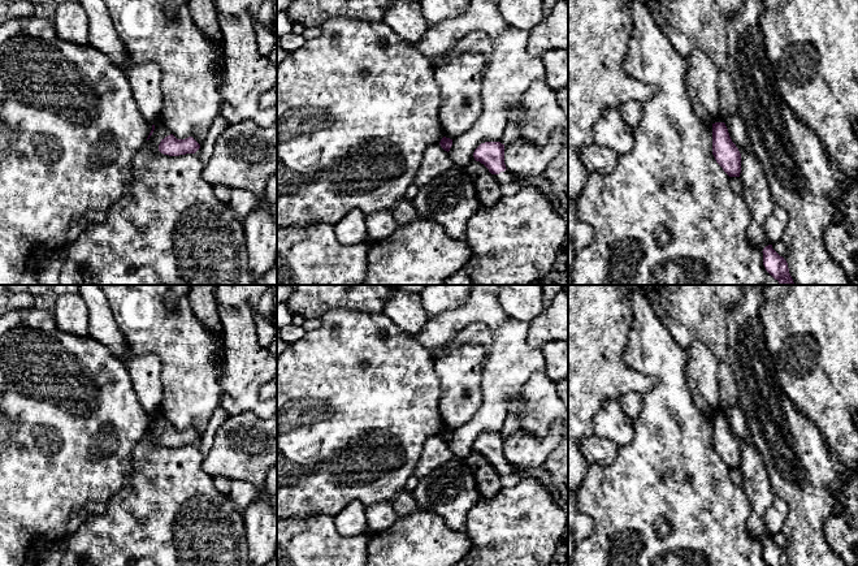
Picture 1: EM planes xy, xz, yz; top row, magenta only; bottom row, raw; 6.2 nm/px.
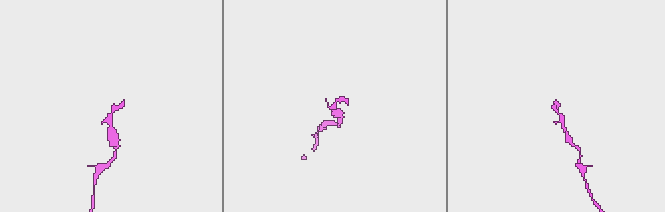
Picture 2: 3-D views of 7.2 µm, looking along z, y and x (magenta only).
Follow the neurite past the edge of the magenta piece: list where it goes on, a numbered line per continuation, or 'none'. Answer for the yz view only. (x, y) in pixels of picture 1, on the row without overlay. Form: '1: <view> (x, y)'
none

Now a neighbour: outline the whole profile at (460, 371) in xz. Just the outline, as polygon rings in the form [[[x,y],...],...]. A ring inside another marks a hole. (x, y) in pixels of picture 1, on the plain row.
[[[478,344],[463,345],[434,359],[434,371],[441,379],[439,414],[443,428],[454,431],[467,423],[482,403],[481,383],[486,351]]]

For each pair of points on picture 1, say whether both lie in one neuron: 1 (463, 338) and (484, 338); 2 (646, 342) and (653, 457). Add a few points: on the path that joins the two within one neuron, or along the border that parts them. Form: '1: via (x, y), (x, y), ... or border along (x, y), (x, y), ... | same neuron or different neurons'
1: via (468, 337), (479, 337) | same neuron
2: via (664, 371), (663, 428) | same neuron

